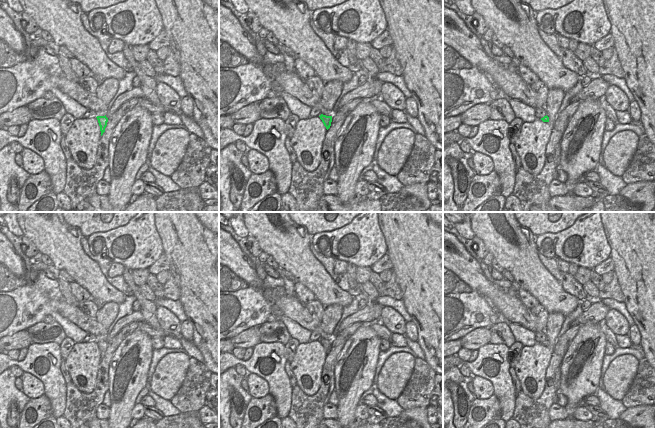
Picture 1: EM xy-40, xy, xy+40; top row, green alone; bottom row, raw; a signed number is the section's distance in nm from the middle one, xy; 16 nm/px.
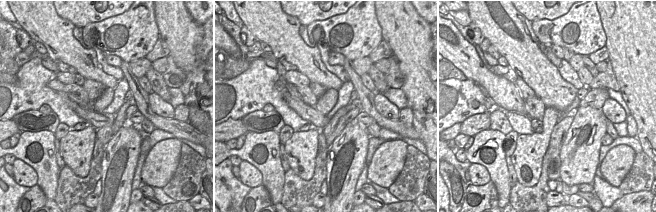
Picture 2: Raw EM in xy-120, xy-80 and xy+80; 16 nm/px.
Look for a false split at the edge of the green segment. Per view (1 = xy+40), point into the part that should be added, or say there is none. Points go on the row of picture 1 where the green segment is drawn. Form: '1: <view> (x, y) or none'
1: none

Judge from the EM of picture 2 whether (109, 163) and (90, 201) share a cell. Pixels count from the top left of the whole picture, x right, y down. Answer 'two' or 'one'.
two

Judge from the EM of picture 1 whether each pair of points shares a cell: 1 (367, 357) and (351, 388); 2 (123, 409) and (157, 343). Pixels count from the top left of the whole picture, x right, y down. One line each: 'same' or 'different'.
1: same
2: different

